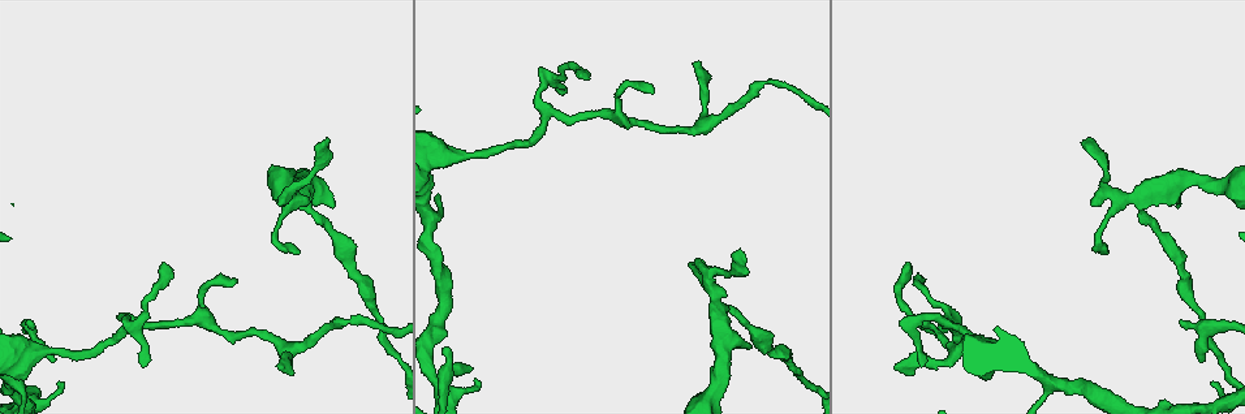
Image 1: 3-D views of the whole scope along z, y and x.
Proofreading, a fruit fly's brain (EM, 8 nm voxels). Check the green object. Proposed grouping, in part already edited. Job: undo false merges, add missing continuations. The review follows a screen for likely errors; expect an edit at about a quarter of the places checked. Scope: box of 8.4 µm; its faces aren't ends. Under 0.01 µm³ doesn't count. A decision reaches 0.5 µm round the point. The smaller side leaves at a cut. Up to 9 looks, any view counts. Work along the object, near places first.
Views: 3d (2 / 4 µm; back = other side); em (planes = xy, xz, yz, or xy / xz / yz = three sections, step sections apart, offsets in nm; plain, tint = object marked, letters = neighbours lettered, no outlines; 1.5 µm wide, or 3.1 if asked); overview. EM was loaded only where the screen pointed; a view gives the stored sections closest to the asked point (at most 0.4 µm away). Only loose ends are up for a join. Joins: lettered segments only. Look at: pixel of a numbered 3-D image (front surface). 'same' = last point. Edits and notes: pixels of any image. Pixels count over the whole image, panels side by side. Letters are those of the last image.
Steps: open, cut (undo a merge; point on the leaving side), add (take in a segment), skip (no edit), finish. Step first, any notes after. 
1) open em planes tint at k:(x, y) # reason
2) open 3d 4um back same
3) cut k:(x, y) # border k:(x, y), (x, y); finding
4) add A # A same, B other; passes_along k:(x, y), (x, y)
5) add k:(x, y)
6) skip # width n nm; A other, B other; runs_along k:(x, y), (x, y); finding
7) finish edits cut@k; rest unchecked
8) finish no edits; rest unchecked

open 3d 4um at 1:(355, 320)

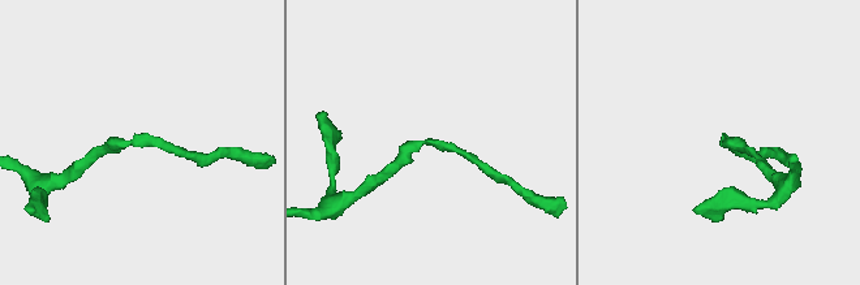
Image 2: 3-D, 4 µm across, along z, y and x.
open em xz step 4 letters at 2:(720, 141)

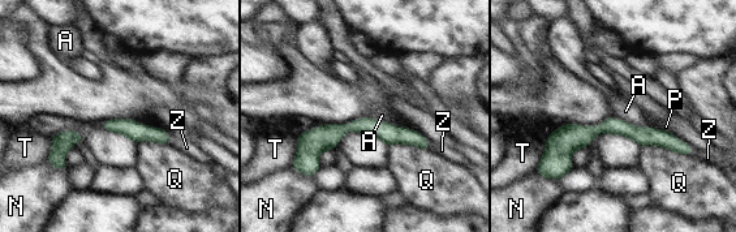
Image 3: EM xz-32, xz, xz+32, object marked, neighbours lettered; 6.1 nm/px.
skip # longest_contact Q 340 nm; A other, N other, P other, Q other, T other, Z other; runs_along 3:(685, 147), (599, 128), (547, 155); all the same neuron

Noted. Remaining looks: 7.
open em planes letters at 1:(921, 279) # tapers out

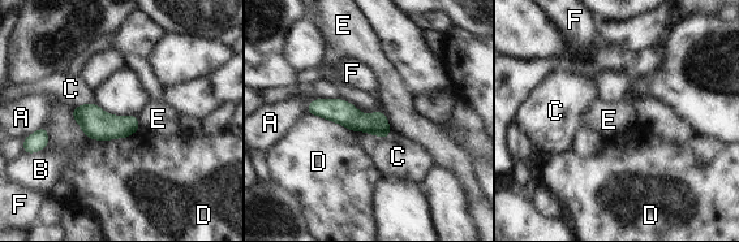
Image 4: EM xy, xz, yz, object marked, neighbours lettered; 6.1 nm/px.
skip # width 150 nm; A other, B other, C other, D other, E other, F other; runs_along 4:(310, 108), (336, 109), (386, 133); no lettered segment goes on from it

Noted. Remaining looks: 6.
open em yz step 8 tint at 1:(922, 366) # tapers out

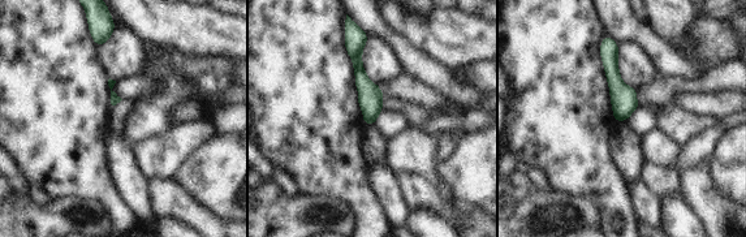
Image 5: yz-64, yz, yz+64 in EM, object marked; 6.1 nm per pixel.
open em planes letters same

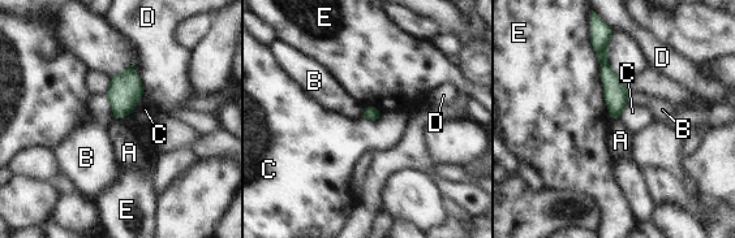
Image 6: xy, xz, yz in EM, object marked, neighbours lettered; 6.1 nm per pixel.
skip # width 100 nm; A other, B other, C other, D other, E other; no lettered segment goes on from it

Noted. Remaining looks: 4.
open em xy step 4 tint at 1:(44, 354) # thick turns thin

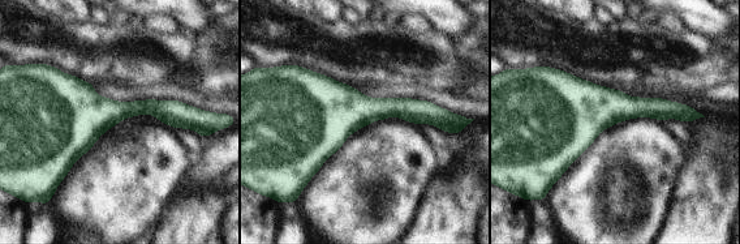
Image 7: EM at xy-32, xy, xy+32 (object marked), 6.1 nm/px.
open em planes letters same # cut it another way

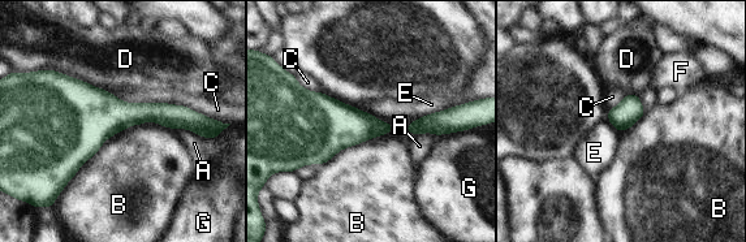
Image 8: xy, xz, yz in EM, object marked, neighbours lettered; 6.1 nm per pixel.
skip # A other, B other, C other, D other, E other, F other, G other; border 8:(142, 122), (112, 134), (60, 191); all the same neuron

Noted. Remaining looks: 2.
finish no edits; rest unchecked

